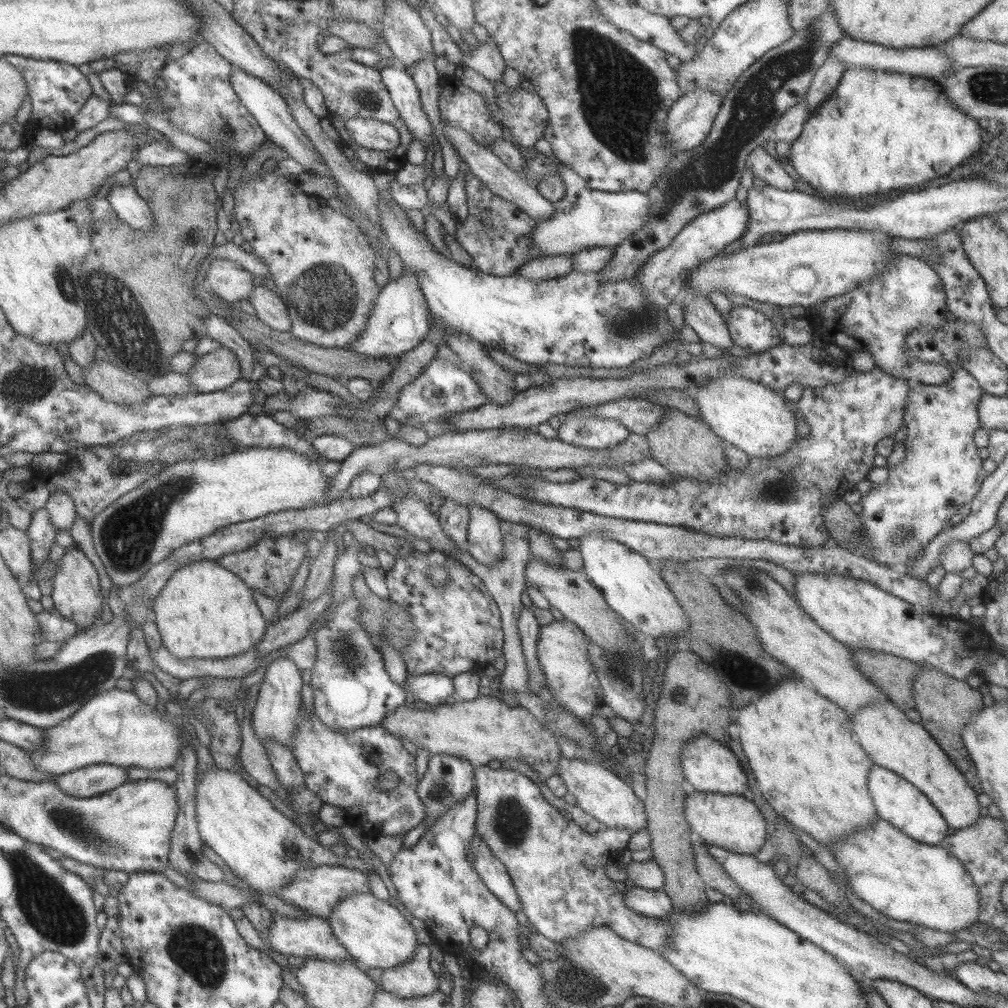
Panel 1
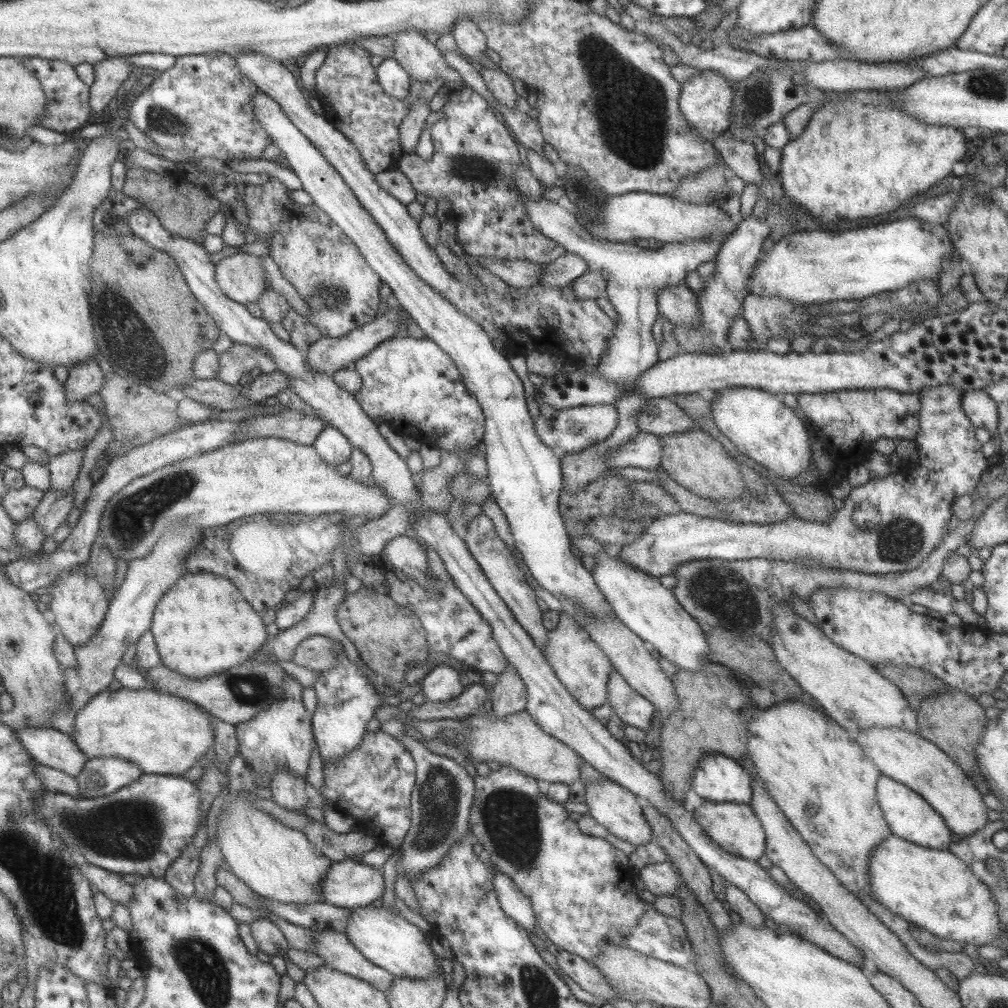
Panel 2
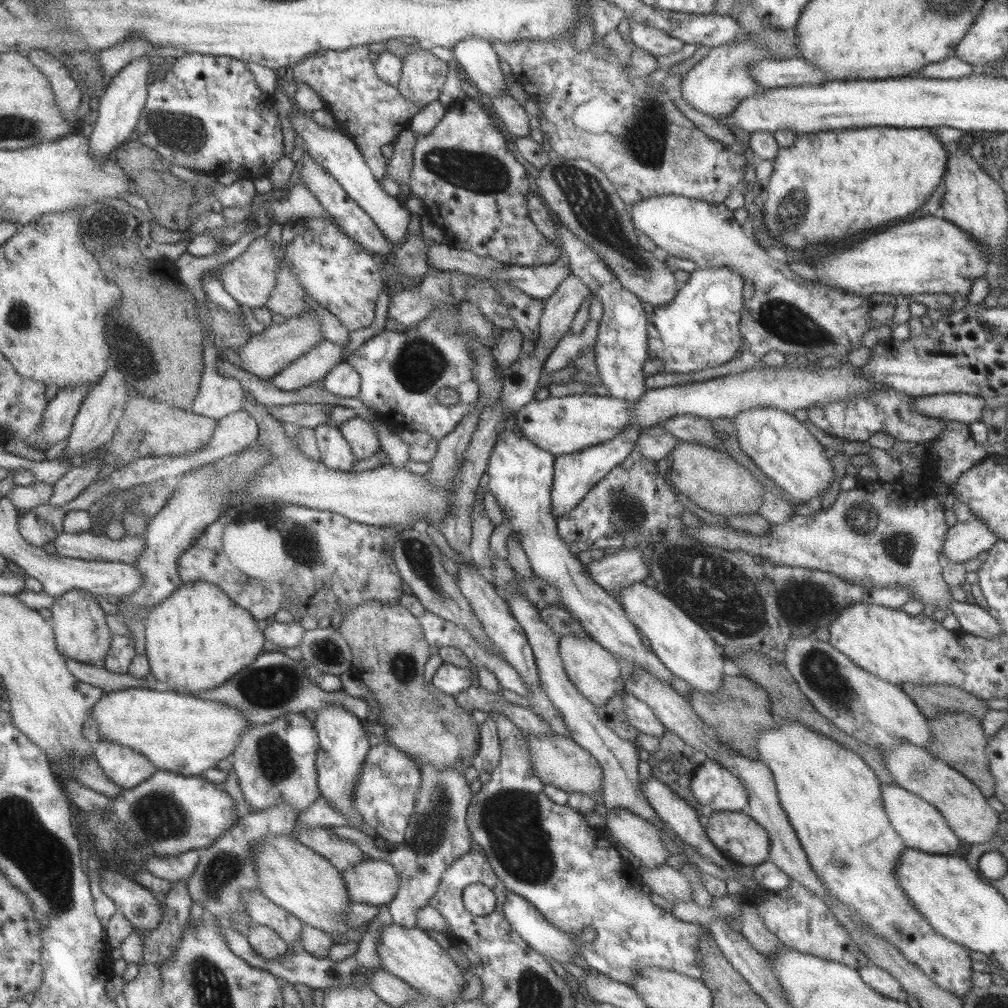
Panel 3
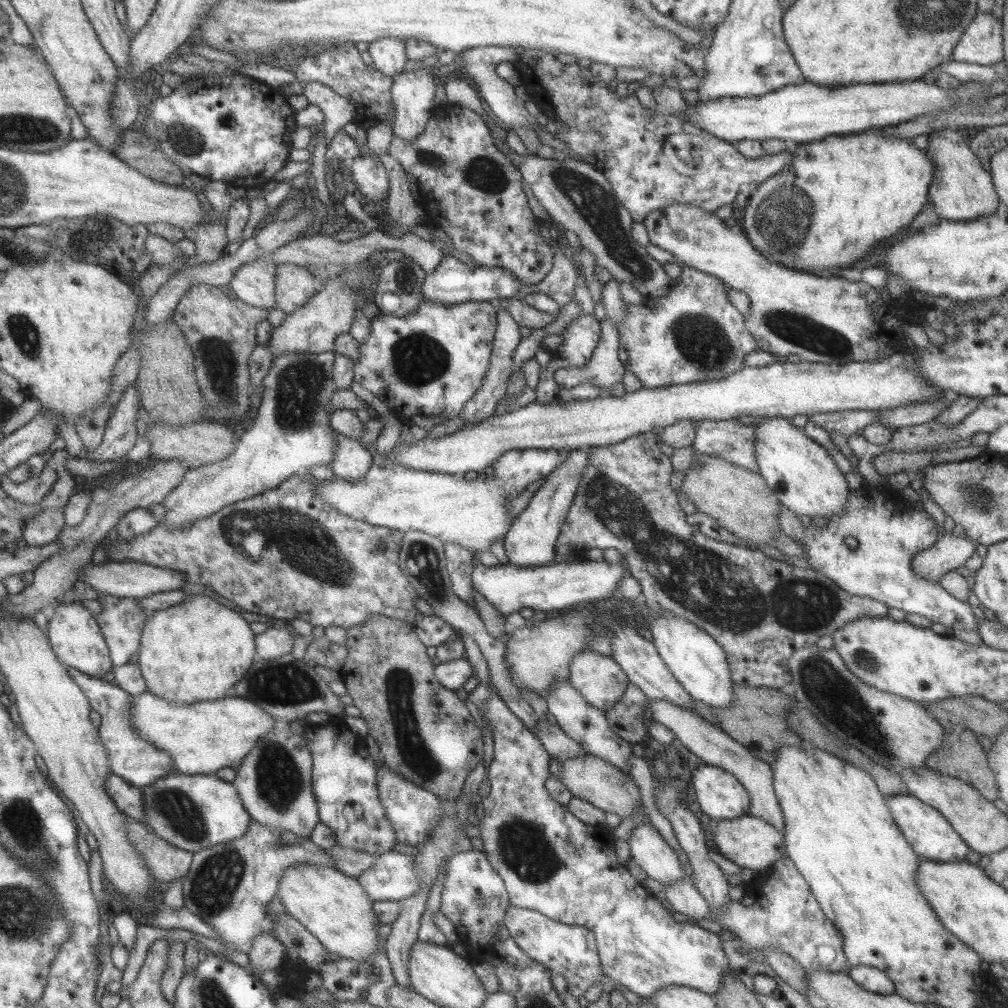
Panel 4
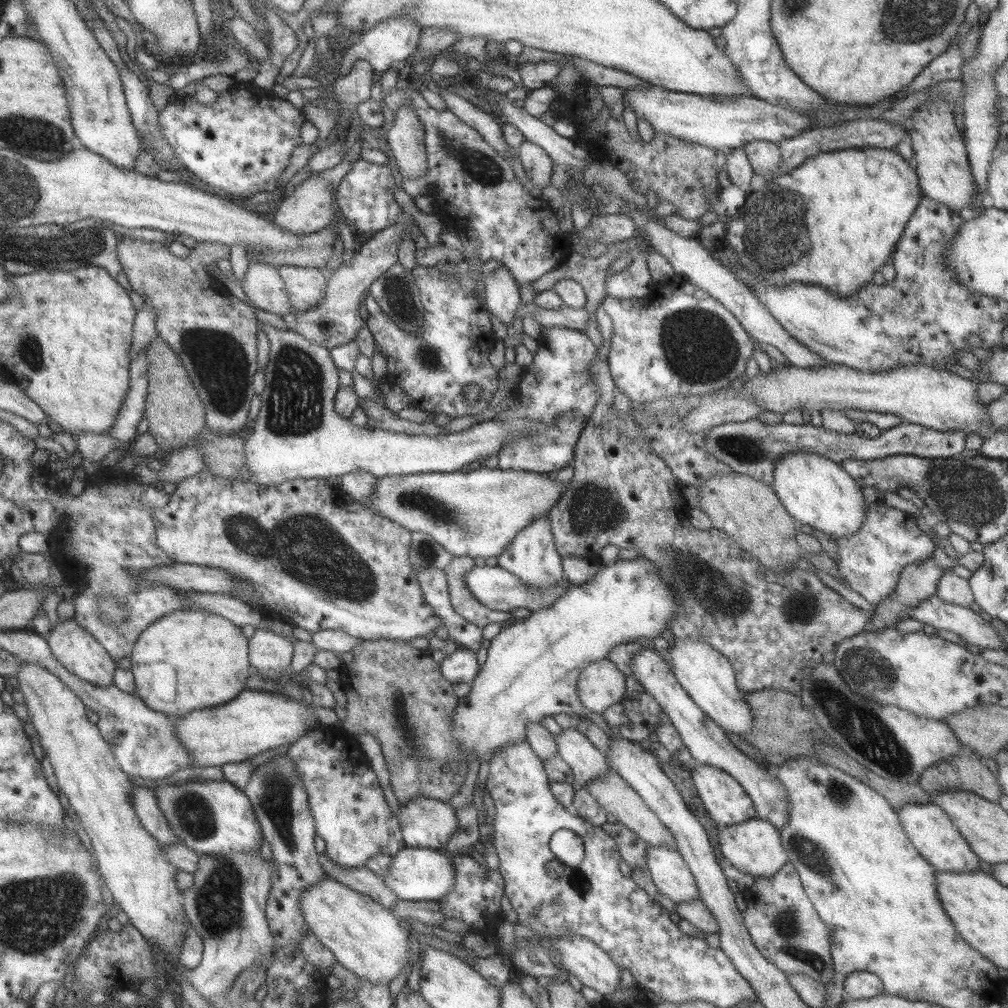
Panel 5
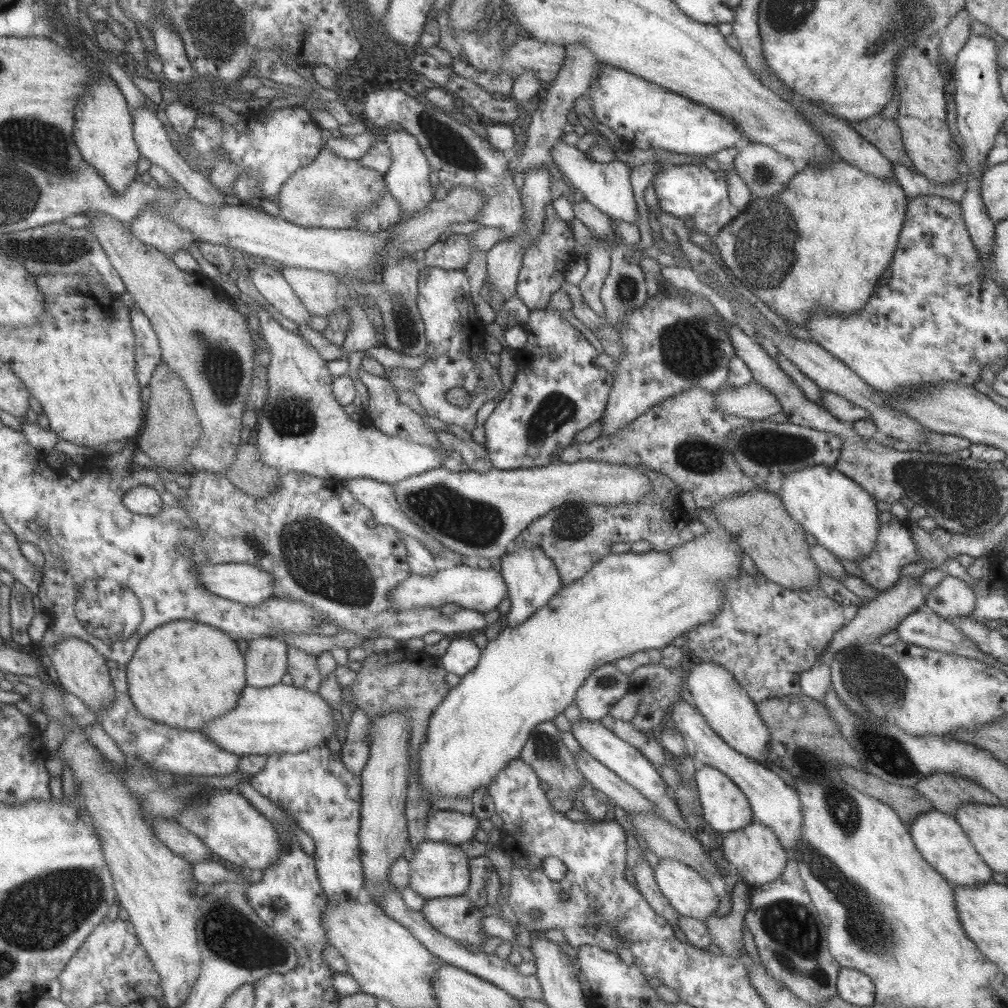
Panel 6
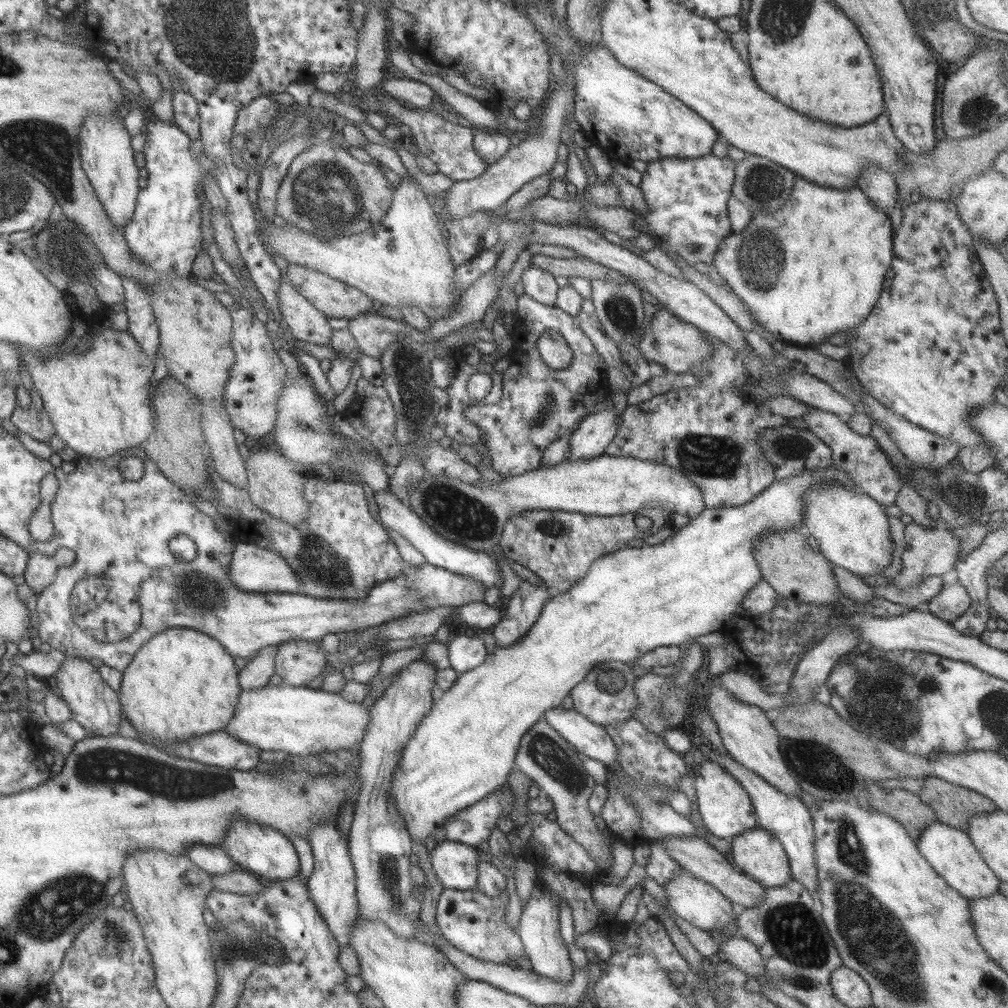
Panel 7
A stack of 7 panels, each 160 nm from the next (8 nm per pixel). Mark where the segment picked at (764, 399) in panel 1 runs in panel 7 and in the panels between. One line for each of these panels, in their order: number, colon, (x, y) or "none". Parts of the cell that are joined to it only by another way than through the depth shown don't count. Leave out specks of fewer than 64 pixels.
2: (759, 425)
3: (778, 444)
4: (800, 473)
5: (816, 491)
6: (841, 516)
7: (851, 529)

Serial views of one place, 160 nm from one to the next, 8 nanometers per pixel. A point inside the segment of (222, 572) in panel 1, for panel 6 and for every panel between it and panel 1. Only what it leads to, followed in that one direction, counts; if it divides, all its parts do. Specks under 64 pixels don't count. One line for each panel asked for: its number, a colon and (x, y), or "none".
2: (201, 626)
3: (197, 638)
4: (198, 649)
5: (190, 659)
6: (183, 674)

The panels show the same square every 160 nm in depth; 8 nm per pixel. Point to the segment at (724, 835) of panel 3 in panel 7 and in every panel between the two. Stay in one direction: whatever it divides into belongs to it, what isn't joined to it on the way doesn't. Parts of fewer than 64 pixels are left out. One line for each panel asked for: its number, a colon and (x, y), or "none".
4: (749, 842)
5: (753, 847)
6: (758, 857)
7: (759, 855)

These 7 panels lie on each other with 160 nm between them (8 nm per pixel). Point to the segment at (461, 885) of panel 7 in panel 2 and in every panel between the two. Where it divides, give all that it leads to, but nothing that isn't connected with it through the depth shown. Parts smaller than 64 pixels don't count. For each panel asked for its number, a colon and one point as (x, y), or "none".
2: (349, 883)
3: (374, 882)
4: (391, 877)
5: (416, 873)
6: (438, 869)

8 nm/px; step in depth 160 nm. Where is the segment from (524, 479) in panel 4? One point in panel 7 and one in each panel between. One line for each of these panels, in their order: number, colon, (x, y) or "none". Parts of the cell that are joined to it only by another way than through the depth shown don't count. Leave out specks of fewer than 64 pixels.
5: (557, 388)
6: (557, 389)
7: (538, 405)

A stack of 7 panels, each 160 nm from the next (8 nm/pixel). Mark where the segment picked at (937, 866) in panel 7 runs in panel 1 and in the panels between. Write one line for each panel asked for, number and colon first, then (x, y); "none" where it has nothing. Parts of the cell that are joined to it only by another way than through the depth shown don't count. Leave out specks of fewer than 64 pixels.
1: (896, 801)
2: (908, 816)
3: (920, 826)
4: (931, 837)
5: (934, 836)
6: (938, 838)

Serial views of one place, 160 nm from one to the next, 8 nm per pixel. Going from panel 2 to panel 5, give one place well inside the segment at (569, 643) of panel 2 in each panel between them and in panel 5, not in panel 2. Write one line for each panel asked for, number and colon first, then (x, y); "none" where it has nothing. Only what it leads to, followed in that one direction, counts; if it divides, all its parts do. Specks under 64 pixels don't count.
3: (595, 672)
4: (600, 681)
5: (600, 684)

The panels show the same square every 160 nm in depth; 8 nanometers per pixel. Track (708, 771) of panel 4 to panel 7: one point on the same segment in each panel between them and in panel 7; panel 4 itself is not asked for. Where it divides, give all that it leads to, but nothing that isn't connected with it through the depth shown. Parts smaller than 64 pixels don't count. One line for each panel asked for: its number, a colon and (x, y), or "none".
5: (726, 802)
6: (725, 808)
7: (725, 808)

